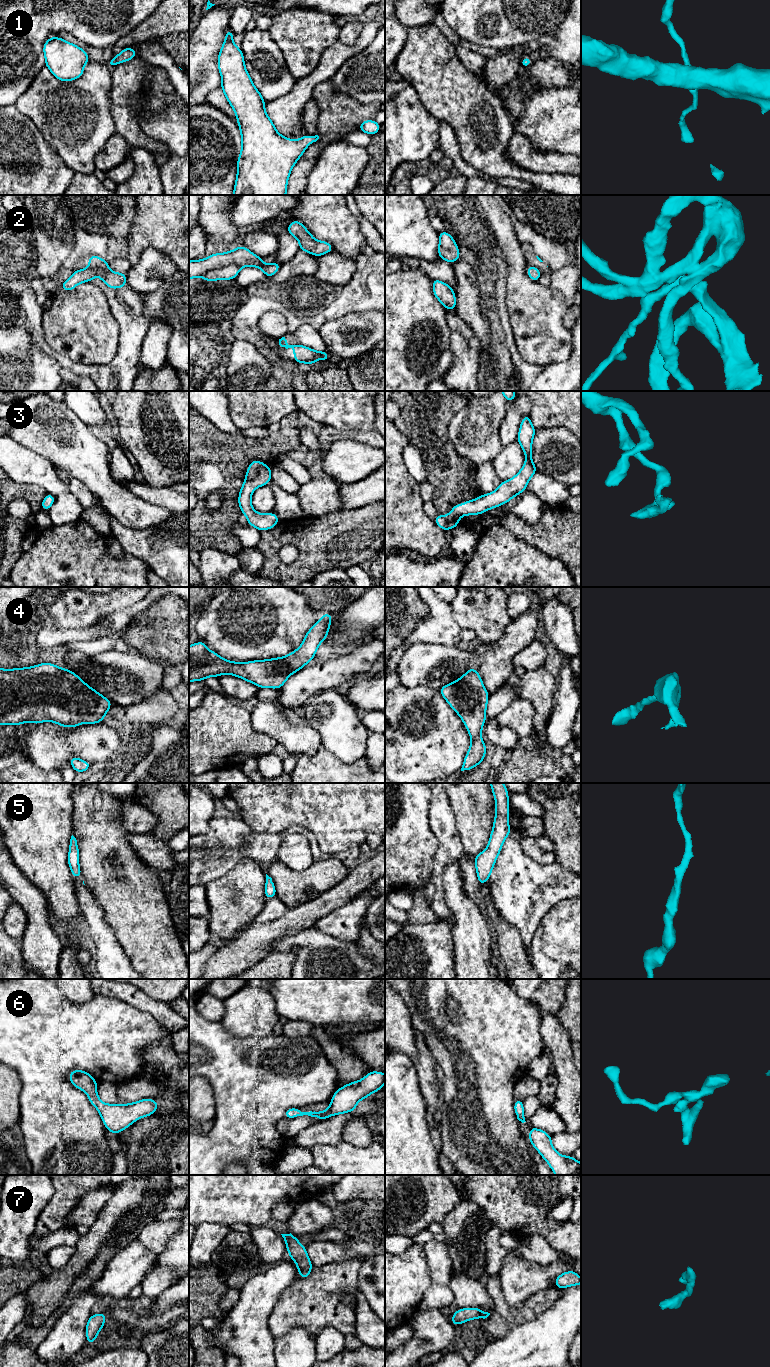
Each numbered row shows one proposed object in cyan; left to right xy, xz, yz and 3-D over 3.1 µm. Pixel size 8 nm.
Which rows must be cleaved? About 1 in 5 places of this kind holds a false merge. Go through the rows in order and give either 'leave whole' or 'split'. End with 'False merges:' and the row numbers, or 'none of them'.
1: leave whole
2: split
3: leave whole
4: leave whole
5: leave whole
6: leave whole
7: leave whole
False merges: 2

